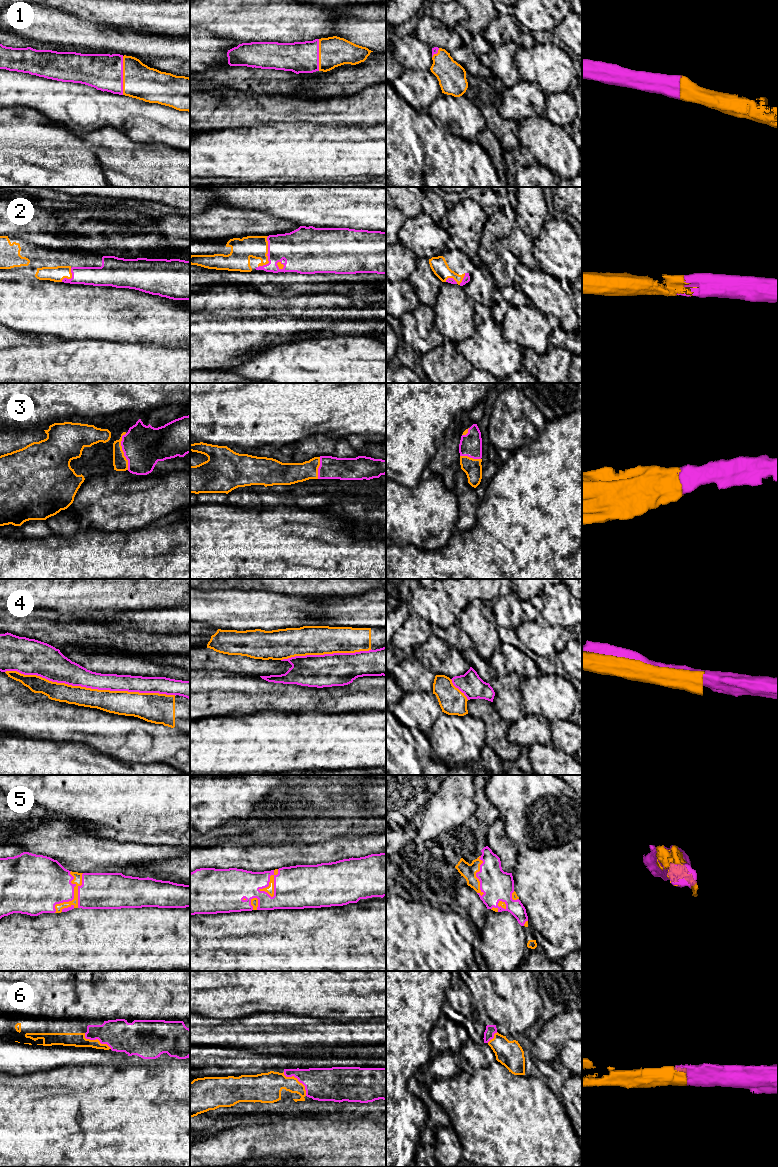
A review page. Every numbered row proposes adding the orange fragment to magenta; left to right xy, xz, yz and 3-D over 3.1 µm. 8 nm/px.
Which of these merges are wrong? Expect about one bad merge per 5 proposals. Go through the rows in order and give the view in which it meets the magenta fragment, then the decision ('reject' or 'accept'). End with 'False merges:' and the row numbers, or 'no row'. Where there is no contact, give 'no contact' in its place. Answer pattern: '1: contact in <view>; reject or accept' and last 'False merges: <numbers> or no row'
1: contact in xy; accept
2: contact in xz; accept
3: contact in xy; accept
4: contact in xy; reject
5: contact in xy; accept
6: contact in xz; accept
False merges: 4

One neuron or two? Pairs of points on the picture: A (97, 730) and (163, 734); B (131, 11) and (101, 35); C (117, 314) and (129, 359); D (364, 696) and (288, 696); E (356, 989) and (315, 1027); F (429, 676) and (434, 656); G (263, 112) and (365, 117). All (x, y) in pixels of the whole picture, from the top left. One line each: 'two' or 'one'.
A: one
B: two
C: two
D: one
E: two
F: two
G: one

